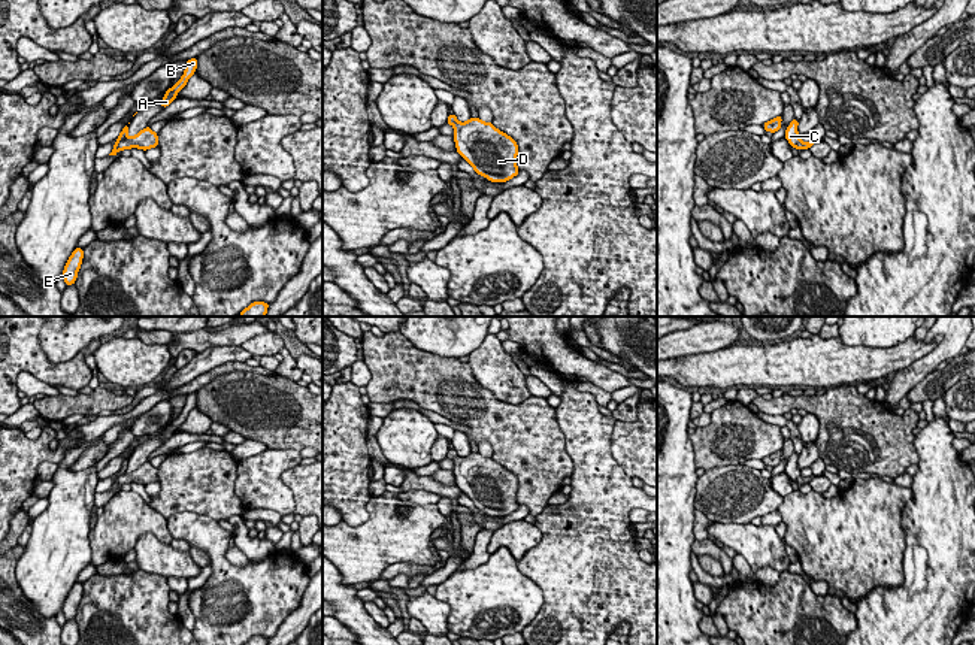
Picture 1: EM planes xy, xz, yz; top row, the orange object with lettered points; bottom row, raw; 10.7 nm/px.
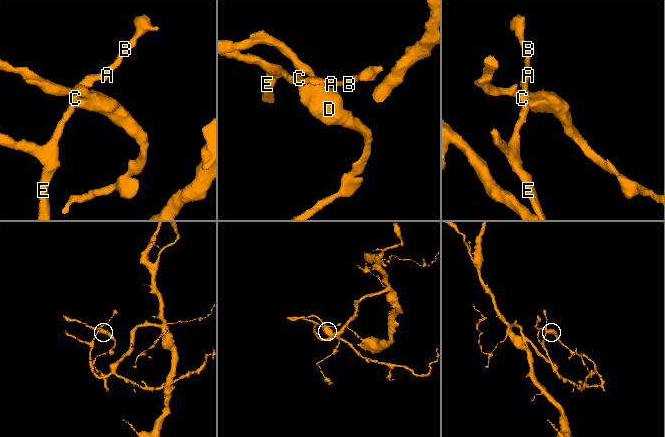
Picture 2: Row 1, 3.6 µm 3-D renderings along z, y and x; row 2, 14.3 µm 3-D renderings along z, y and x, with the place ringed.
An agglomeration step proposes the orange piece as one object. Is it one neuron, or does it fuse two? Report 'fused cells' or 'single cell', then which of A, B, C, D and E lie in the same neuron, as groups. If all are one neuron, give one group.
fused cells; A B C E / D

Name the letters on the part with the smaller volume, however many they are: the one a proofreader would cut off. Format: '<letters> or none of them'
D

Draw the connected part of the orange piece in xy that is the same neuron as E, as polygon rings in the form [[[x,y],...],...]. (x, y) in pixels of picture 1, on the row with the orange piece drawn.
[[[78,246],[66,263],[66,267],[61,275],[66,285],[73,285],[76,282],[76,276],[78,276],[79,267],[82,264],[82,257],[84,257],[82,251],[84,249]]]

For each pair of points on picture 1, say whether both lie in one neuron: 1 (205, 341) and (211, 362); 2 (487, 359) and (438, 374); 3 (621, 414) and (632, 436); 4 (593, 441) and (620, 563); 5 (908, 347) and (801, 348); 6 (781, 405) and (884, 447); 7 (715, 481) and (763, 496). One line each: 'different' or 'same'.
1: different
2: different
3: different
4: same
5: same
6: same
7: same

